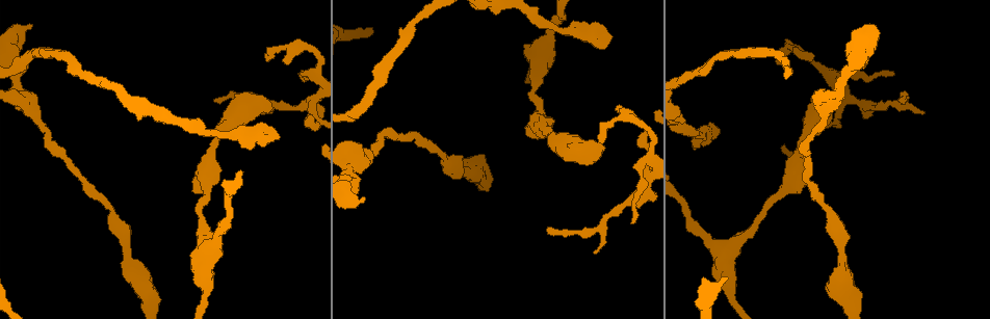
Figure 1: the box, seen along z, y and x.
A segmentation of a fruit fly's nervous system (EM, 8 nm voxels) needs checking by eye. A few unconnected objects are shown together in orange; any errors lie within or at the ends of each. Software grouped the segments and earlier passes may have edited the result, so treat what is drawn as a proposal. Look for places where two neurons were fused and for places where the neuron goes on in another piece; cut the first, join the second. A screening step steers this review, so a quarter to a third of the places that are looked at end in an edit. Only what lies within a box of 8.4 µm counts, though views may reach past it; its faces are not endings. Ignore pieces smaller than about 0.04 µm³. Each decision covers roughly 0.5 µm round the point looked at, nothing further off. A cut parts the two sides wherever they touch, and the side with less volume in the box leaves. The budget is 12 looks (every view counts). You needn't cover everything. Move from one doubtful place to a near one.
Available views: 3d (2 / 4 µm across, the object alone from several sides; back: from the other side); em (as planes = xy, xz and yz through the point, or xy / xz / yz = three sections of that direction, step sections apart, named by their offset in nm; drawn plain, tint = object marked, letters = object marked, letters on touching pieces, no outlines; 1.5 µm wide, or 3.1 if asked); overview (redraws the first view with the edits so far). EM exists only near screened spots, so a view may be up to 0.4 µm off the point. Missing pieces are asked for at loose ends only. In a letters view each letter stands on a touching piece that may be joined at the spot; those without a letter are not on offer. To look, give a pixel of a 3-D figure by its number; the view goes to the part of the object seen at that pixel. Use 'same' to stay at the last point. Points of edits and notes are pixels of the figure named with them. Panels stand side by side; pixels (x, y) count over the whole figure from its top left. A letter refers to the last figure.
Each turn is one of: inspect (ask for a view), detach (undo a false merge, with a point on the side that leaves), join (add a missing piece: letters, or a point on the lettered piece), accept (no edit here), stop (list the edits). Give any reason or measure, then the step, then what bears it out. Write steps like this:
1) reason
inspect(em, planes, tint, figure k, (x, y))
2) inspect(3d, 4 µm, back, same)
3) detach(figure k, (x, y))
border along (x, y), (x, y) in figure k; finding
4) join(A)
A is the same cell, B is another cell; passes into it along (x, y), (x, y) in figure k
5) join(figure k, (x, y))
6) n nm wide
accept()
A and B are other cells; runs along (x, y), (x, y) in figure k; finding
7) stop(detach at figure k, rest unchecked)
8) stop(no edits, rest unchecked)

free end
inspect(em, planes, tint, figure 1, (612, 37))

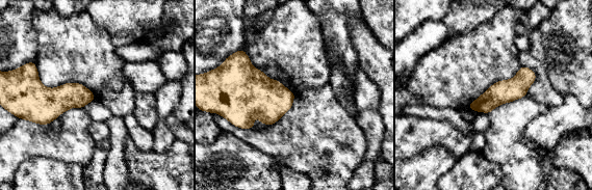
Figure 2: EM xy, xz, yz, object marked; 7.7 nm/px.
see the neighbours
inspect(em, planes, letters, same)

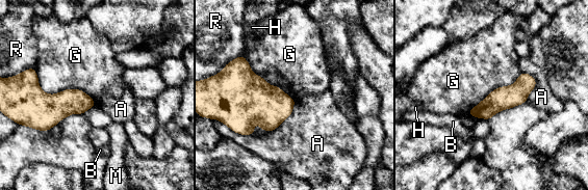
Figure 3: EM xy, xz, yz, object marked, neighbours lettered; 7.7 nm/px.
190 nm wide
accept()
A, B, G, H, M and R are other cells; runs along (532, 80), (514, 94), (473, 112) in figure 3; no lettered piece goes on from it

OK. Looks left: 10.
free end
inspect(3d, 2 µm, figure 1, (268, 61))

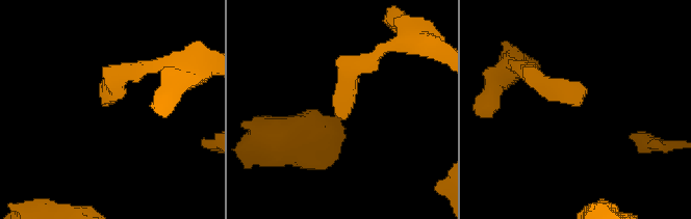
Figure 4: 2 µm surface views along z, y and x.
inspect(em, xy, step 4, letters, figure 4, (340, 112))

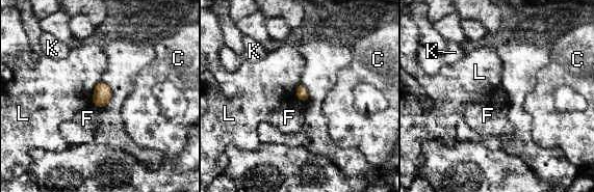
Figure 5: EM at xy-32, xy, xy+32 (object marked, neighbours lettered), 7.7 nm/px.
accept()
C, F, K and L are other cells; border along (294, 92), (300, 100), (306, 103) in figure 5; no lettered piece goes on from it

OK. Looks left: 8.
branch stops here
inspect(em, xy, step 8, plain, figure 1, (901, 99))

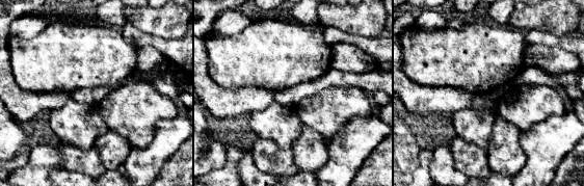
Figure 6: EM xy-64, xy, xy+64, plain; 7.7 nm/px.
what lies round it
inspect(em, xy, step 8, letters, same)

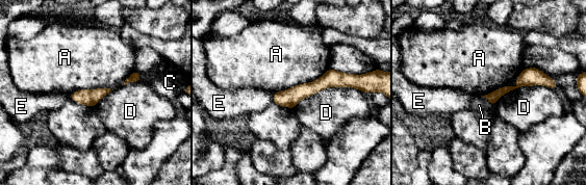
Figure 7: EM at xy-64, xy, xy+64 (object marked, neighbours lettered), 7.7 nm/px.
accept()
A, B, C, D and E are other cells; runs along (353, 84), (325, 81), (275, 99) in figure 7; none of them fits

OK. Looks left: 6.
free end
inspect(em, planes, letters, figure 1, (891, 76))

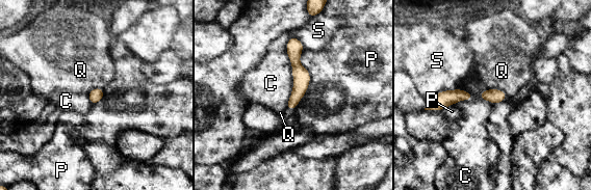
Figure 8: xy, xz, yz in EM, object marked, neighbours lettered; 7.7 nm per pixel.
accept()
C, P, Q and S are other cells; runs along (292, 39), (299, 90), (289, 106) in figure 8; no lettered piece goes on from it

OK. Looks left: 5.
thick turns thin
inspect(3d, 2 µm, figure 1, (214, 145))

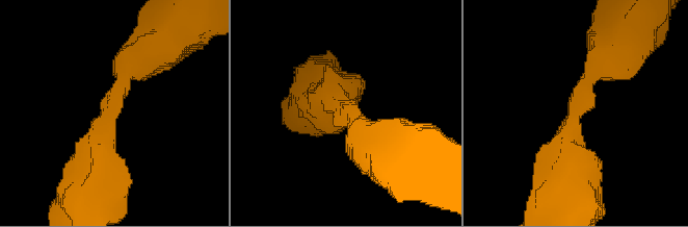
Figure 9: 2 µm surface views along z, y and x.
arms of 400, 460 nm; shape alone is not enough
inspect(em, planes, tint, figure 9, (114, 104))

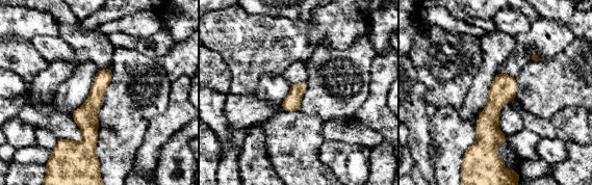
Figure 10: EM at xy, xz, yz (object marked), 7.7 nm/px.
inspect(em, planes, letters, same)

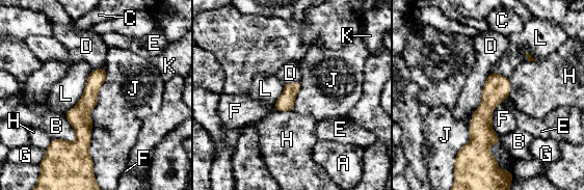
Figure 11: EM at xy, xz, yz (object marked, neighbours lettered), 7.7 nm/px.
130 nm wide; J touches over 750 nm
accept()
A, B, C, D, E, F, G, H, J, K and L are other cells; one neuron here

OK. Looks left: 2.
stop(no edits, rest unchecked)

